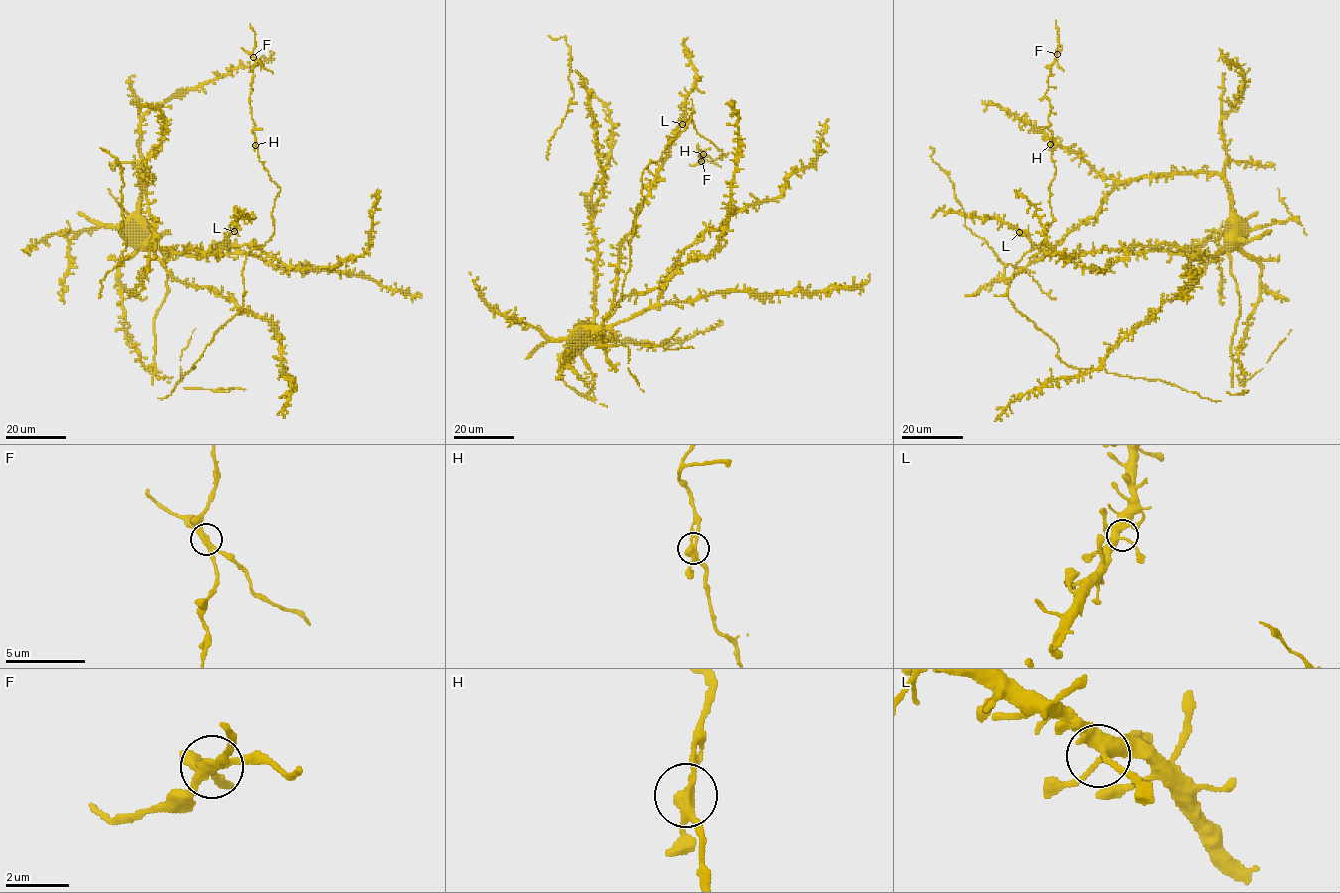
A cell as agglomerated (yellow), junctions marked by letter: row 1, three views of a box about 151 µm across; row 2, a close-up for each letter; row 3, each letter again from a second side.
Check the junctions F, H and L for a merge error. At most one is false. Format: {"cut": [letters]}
{"cut": ["F"]}

